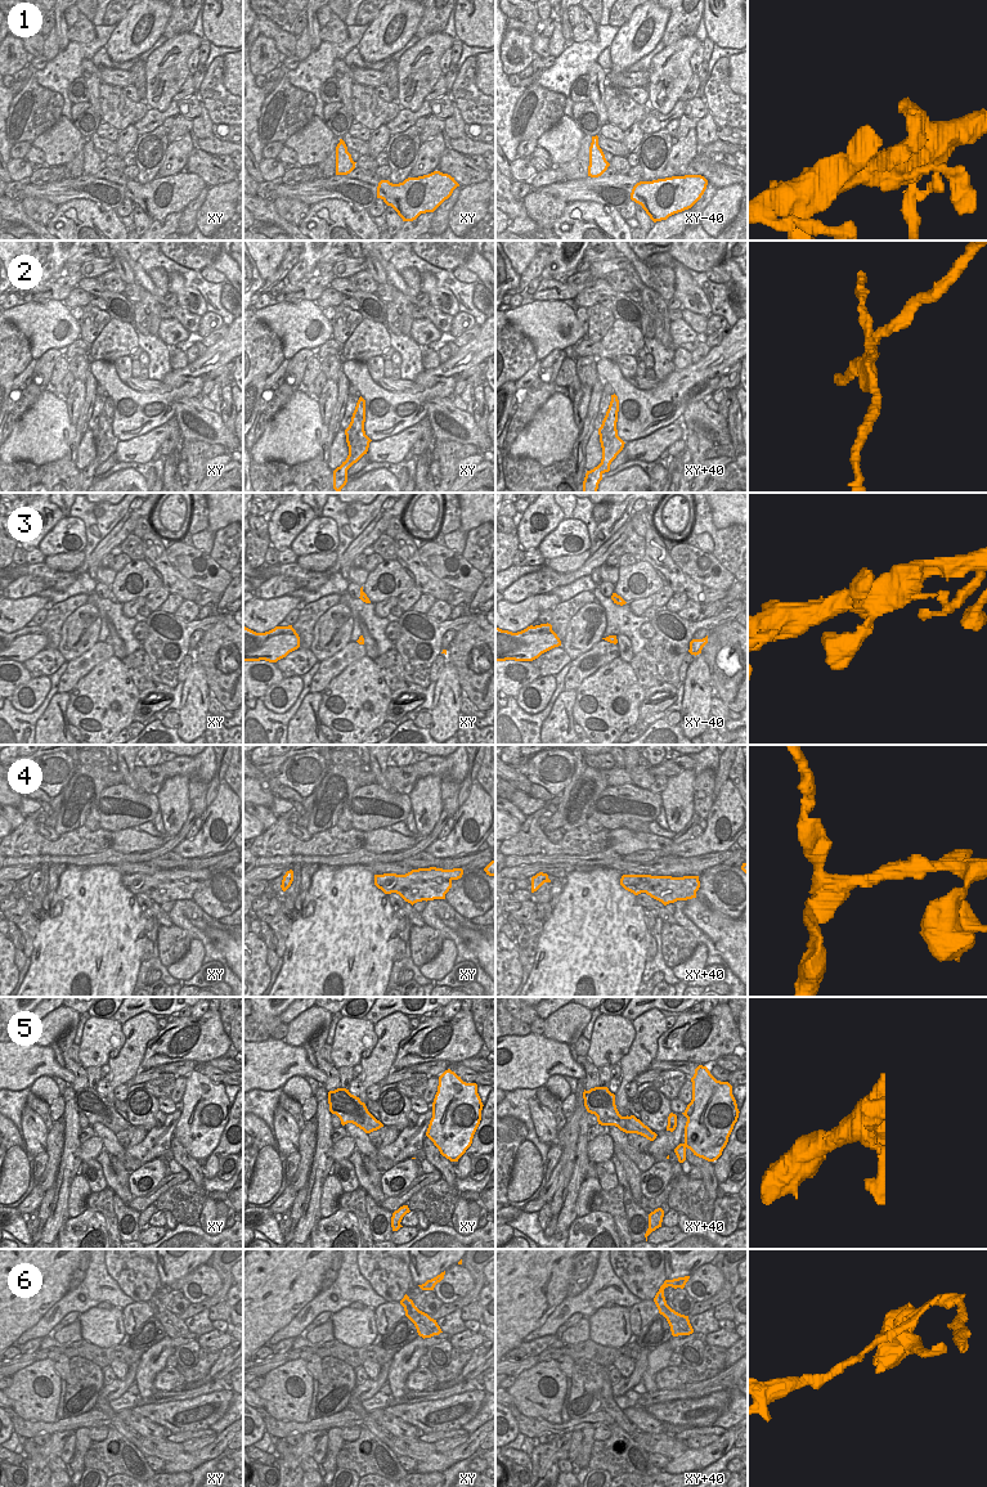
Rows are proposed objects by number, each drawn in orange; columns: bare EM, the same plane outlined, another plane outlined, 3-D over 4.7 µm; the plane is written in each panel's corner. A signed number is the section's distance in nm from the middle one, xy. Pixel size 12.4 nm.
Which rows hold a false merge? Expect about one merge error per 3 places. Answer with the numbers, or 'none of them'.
2, 4, 5, 6

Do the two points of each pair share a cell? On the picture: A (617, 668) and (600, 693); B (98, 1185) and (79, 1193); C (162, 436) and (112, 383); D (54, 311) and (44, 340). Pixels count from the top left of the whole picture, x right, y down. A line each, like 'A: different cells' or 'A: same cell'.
A: same cell
B: different cells
C: different cells
D: same cell

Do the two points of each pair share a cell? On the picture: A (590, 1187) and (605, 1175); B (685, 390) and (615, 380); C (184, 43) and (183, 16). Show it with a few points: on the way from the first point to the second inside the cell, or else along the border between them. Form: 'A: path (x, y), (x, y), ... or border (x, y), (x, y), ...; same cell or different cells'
A: border (596, 1176), (601, 1189); different cells
B: path (668, 398), (632, 396); same cell
C: border (191, 31), (175, 35), (167, 40); different cells

